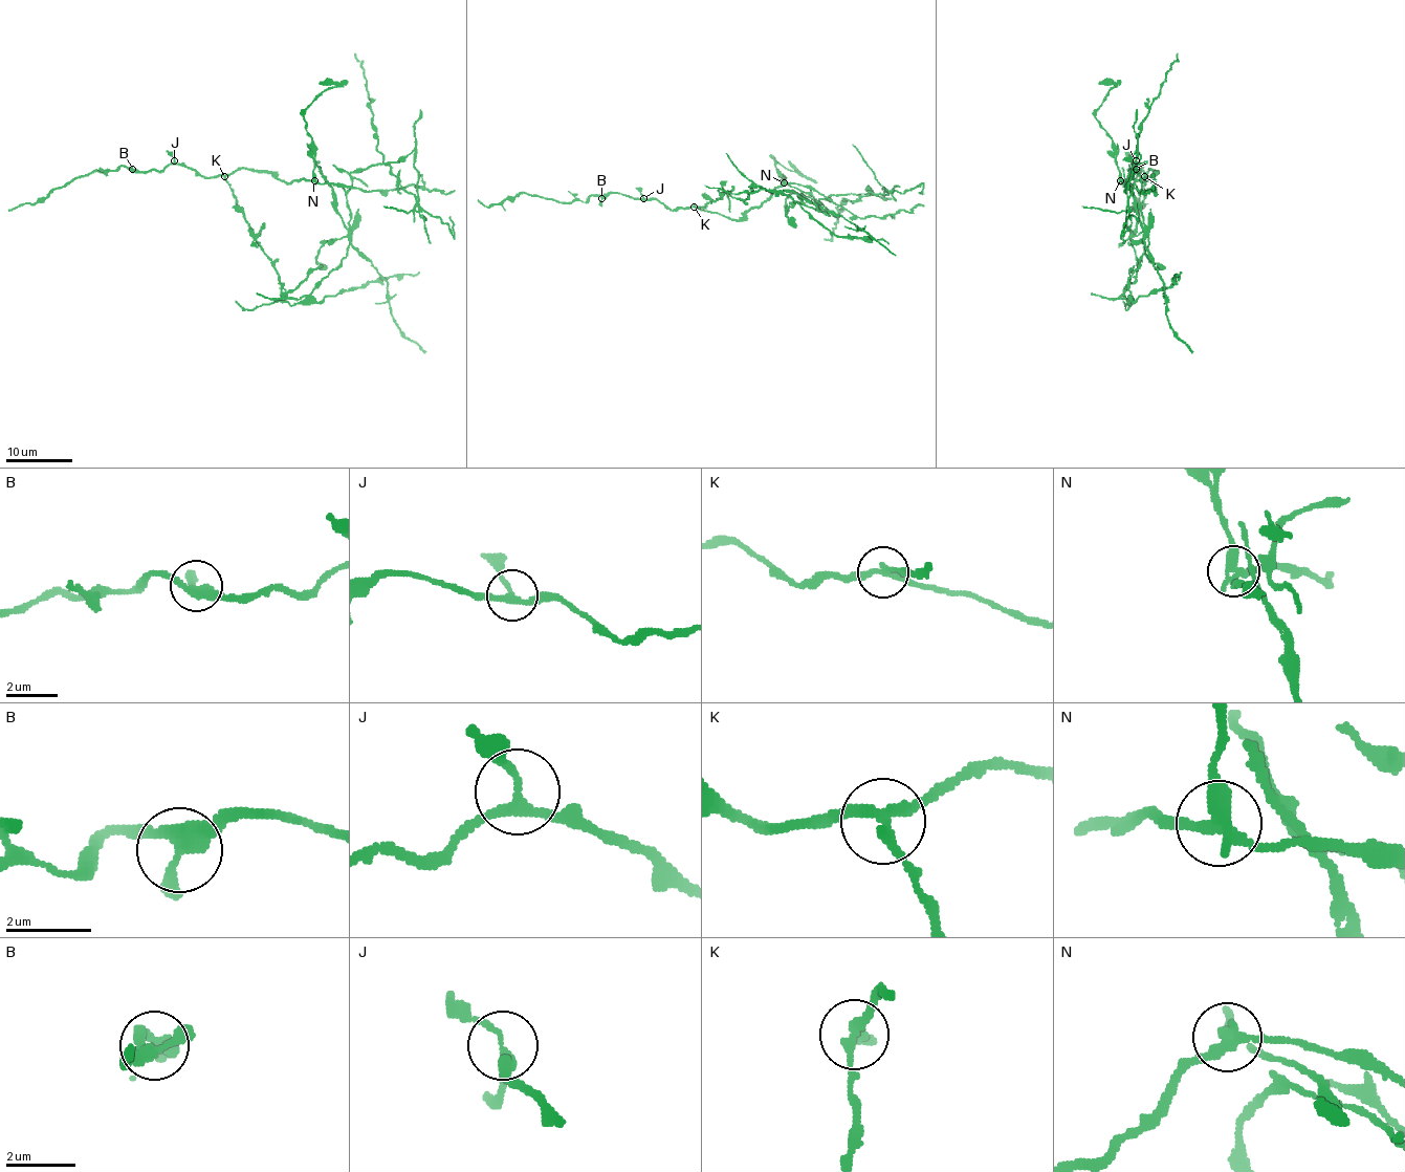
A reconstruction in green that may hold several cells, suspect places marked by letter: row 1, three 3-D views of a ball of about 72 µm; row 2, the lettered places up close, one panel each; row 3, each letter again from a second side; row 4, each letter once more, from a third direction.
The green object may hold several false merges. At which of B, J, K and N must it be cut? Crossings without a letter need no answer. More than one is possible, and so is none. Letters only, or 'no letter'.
K, N

